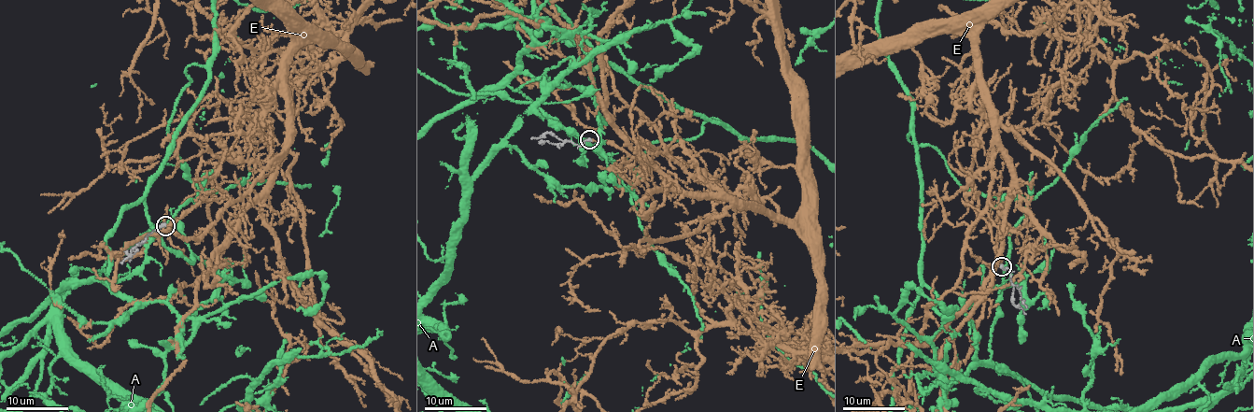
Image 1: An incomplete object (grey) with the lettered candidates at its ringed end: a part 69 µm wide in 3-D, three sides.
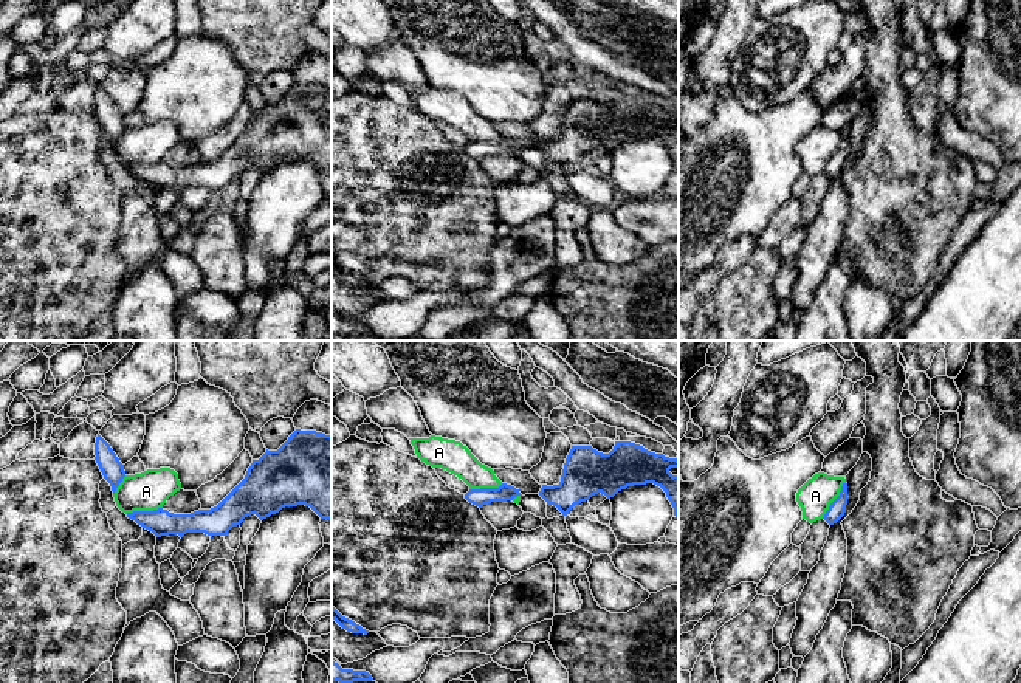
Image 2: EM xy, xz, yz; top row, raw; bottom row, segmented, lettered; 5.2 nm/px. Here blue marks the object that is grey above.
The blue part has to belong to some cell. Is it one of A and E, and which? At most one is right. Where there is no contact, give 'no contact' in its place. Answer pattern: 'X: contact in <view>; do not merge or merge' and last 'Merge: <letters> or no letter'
A: contact in yz; do not merge
E: no contact; merge
Merge: E

